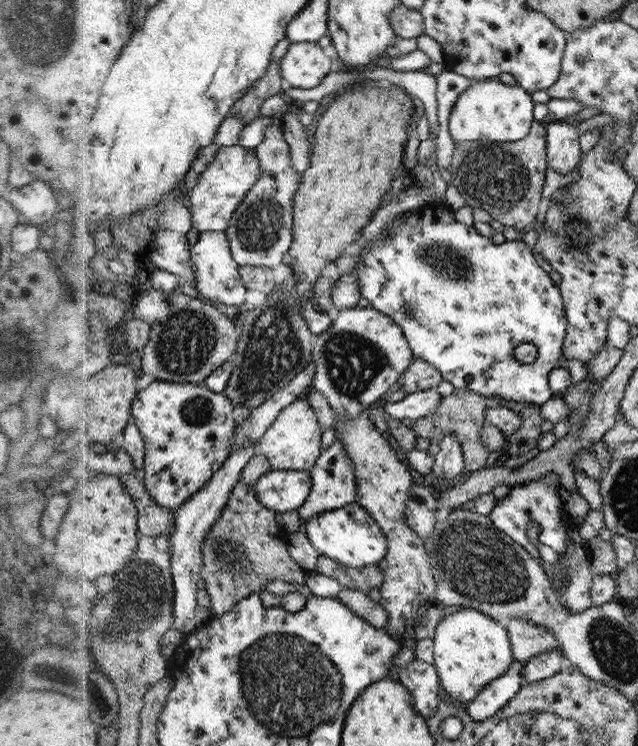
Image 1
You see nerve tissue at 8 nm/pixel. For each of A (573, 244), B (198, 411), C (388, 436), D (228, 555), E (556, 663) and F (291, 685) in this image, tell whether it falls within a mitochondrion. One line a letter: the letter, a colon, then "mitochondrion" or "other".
A: other
B: mitochondrion
C: other
D: mitochondrion
E: other
F: mitochondrion

